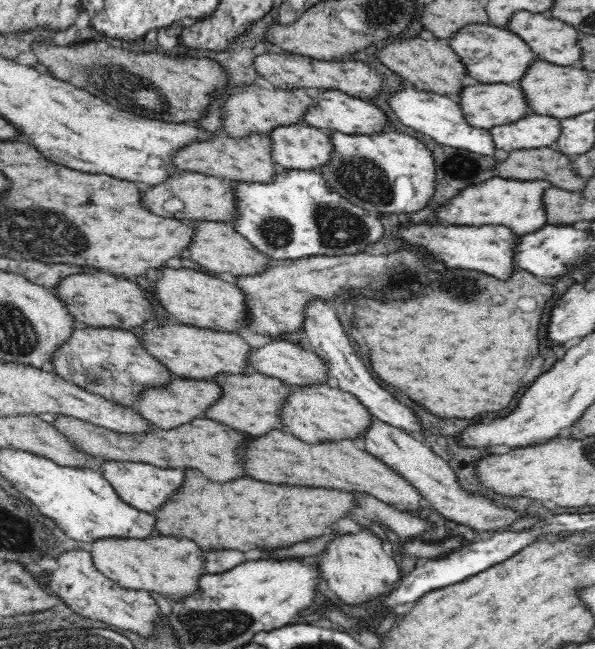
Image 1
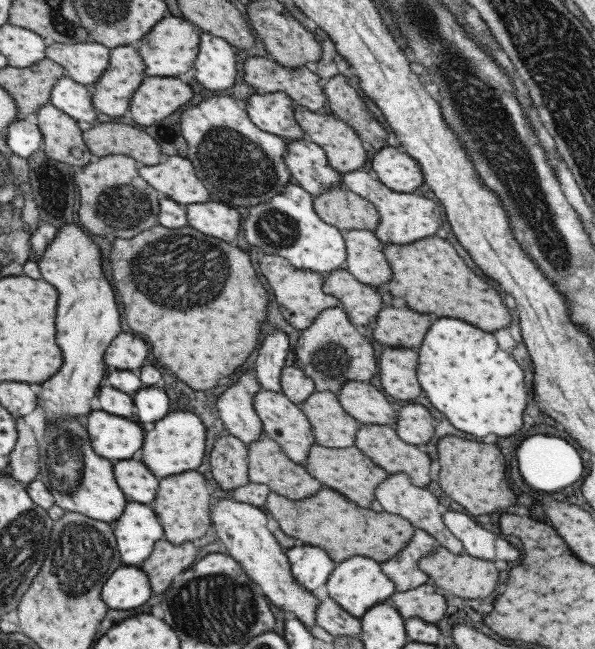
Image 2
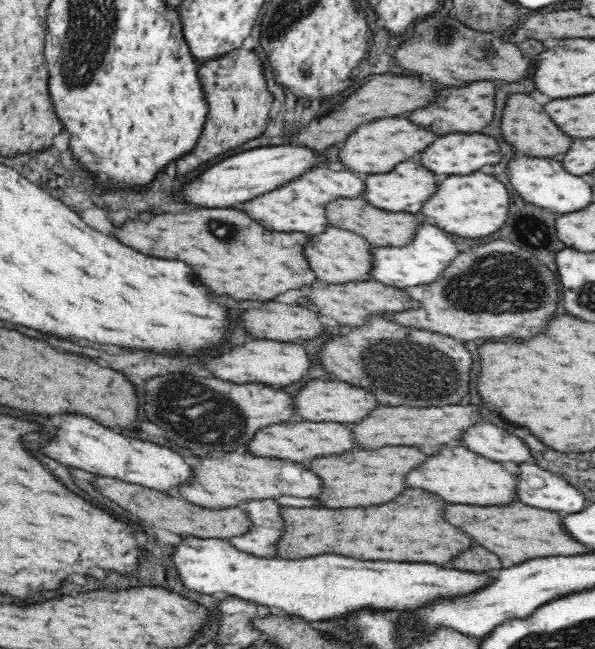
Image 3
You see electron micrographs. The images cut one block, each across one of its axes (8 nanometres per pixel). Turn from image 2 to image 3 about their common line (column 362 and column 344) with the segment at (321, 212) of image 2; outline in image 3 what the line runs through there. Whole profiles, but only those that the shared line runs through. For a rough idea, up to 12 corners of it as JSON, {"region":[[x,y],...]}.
{"region":[[364,197],[327,204],[332,227],[374,247],[403,247],[427,218]]}

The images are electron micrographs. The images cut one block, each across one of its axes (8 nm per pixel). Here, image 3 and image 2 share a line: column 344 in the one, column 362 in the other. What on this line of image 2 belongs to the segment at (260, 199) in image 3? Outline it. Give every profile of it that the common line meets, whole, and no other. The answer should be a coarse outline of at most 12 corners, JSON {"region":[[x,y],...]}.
{"region":[[342,173],[342,188],[373,204],[384,244],[435,234],[441,207],[393,192],[372,173]]}

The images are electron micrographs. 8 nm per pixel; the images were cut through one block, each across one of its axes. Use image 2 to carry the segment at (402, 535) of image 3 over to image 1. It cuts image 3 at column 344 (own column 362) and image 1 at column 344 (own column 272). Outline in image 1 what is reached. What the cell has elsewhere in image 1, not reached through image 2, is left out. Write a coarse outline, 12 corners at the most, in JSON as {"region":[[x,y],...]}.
{"region":[[186,482],[158,534],[210,550],[318,538],[359,507],[352,493]]}

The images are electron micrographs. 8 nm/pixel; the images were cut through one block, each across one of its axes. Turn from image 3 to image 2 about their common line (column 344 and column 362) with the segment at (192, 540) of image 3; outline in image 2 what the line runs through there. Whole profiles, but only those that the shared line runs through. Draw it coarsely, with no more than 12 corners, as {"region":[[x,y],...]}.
{"region":[[341,560],[325,581],[328,597],[359,618],[394,593],[380,565]]}

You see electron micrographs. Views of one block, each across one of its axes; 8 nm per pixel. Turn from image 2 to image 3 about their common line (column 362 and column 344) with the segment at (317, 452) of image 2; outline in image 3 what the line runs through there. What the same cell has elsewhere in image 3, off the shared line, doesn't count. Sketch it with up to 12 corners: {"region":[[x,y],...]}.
{"region":[[416,447],[358,448],[303,465],[328,508],[400,496],[429,457]]}

